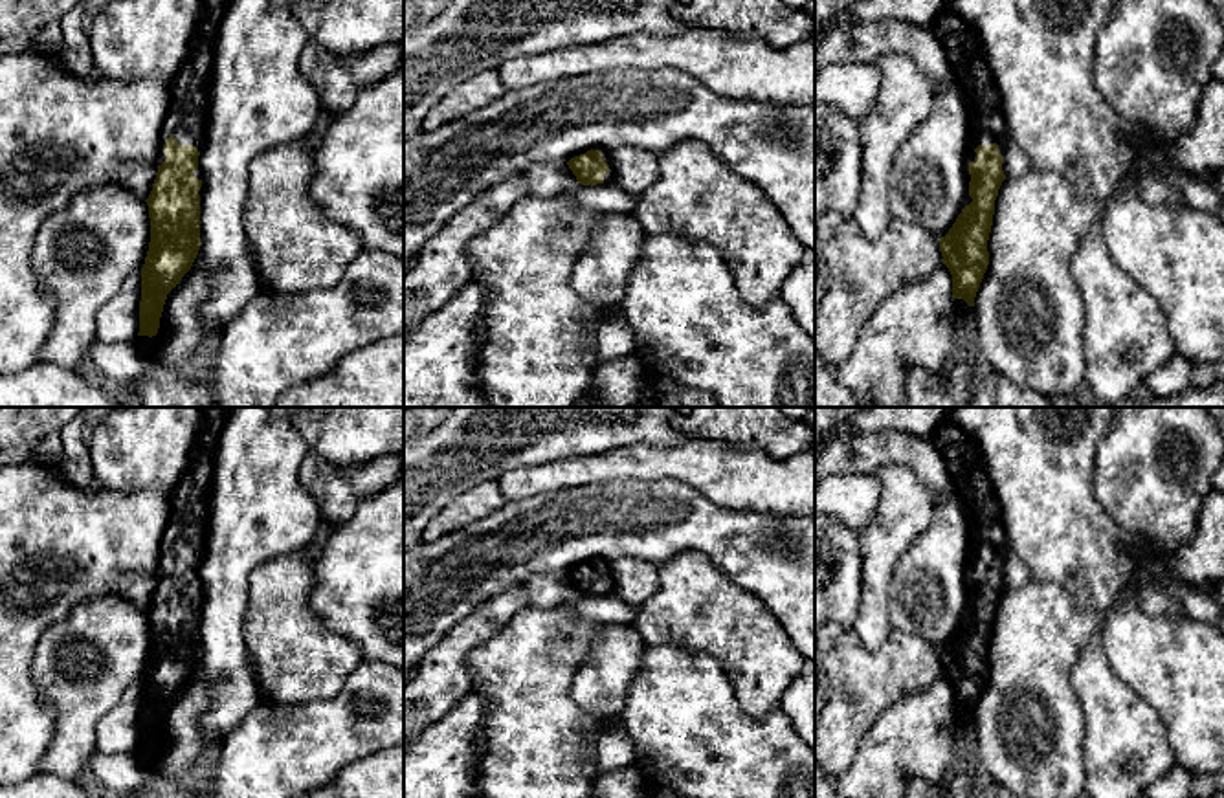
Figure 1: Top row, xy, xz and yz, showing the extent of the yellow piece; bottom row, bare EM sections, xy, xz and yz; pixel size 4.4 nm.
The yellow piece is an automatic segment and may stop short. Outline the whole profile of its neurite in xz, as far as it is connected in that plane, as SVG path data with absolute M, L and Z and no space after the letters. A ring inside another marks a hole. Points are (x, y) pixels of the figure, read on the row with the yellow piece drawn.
M600 147L580 152L578 156L571 158L567 165L582 185L613 182L611 152Z

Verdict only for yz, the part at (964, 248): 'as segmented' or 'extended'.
extended

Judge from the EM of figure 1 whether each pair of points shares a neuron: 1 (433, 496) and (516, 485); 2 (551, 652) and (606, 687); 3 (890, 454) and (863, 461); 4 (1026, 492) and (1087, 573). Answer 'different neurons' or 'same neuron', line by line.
1: different neurons
2: different neurons
3: same neuron
4: same neuron

